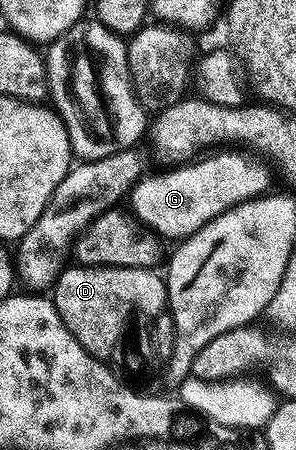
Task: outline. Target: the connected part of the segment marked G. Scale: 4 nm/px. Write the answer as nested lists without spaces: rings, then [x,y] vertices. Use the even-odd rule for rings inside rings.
[[[220,150],[224,151],[217,155],[208,155],[197,163],[184,161],[181,162],[184,163],[181,167],[172,167],[169,171],[158,172],[157,175],[145,174],[130,191],[131,214],[137,220],[140,218],[145,223],[143,226],[153,236],[161,235],[164,239],[183,241],[205,227],[214,217],[269,190],[266,164],[259,163],[240,151]]]

